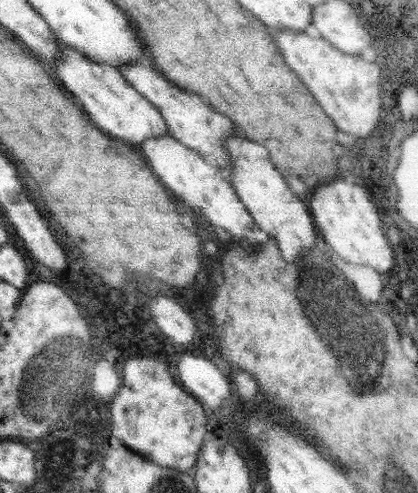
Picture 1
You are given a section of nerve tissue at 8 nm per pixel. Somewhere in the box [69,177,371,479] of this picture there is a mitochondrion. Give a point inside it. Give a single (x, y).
(84, 382)

